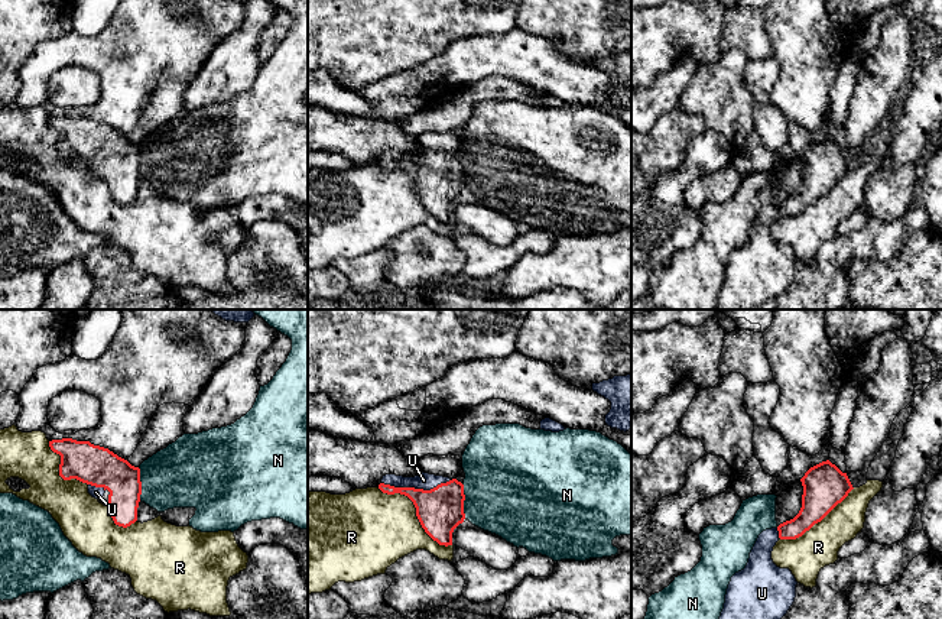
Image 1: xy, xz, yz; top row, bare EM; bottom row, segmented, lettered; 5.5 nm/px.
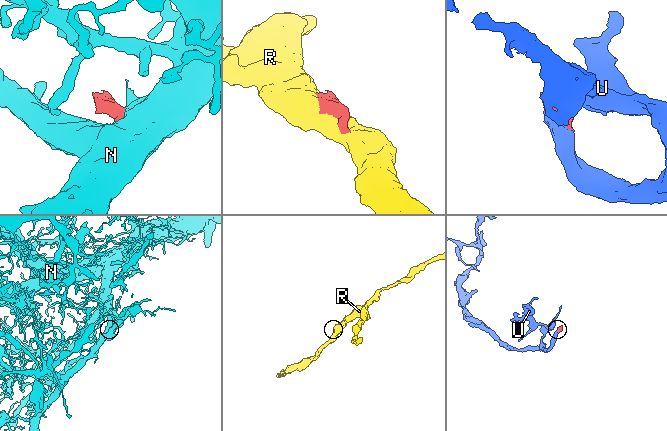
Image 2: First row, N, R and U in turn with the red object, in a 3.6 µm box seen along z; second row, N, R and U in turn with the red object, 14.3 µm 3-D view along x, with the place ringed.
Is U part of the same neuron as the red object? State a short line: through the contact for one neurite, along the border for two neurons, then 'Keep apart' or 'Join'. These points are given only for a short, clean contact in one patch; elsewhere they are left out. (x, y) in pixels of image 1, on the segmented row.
Join

